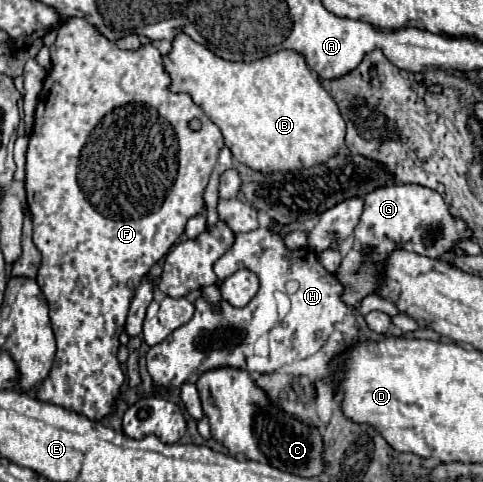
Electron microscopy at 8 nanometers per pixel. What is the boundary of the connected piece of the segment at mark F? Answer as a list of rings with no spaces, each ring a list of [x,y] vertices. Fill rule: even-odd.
[[[74,19],[58,29],[56,43],[50,47],[50,57],[52,57],[52,69],[50,69],[50,73],[44,81],[44,87],[40,91],[40,97],[38,97],[34,127],[32,127],[30,145],[26,151],[28,207],[32,213],[32,221],[34,221],[34,245],[42,253],[42,267],[38,271],[36,281],[40,285],[42,293],[46,295],[46,301],[50,307],[50,321],[52,321],[52,329],[56,335],[56,347],[58,347],[52,371],[36,387],[36,397],[40,401],[54,403],[54,405],[60,405],[64,409],[84,413],[92,421],[100,421],[116,411],[116,397],[118,397],[118,391],[124,383],[124,373],[120,369],[116,353],[120,347],[118,337],[124,329],[130,301],[134,299],[134,293],[136,293],[140,281],[146,277],[146,273],[152,269],[152,265],[156,265],[178,243],[180,235],[184,235],[188,219],[198,217],[204,211],[204,207],[206,207],[204,189],[208,185],[208,179],[210,179],[210,173],[212,173],[214,163],[218,159],[218,153],[224,147],[224,139],[222,139],[220,129],[204,115],[204,111],[192,101],[190,95],[186,95],[186,93],[174,95],[168,91],[170,77],[162,67],[160,51],[152,45],[142,45],[138,51],[122,51],[116,47],[114,41],[106,41],[106,37],[102,37],[88,21]],[[194,117],[202,121],[200,131],[190,131],[190,127],[188,127],[188,121]]]

